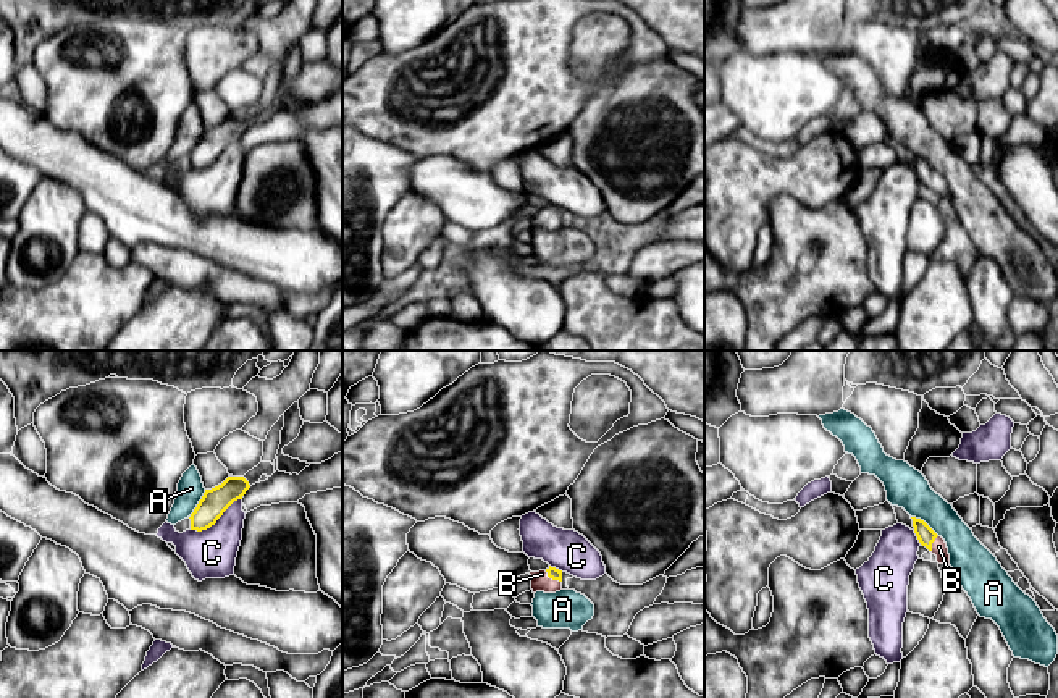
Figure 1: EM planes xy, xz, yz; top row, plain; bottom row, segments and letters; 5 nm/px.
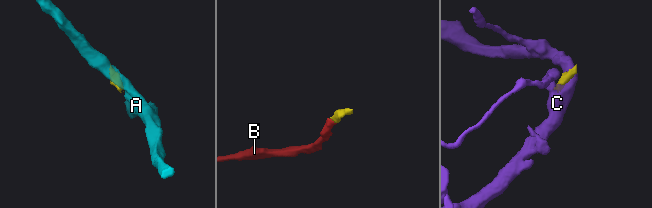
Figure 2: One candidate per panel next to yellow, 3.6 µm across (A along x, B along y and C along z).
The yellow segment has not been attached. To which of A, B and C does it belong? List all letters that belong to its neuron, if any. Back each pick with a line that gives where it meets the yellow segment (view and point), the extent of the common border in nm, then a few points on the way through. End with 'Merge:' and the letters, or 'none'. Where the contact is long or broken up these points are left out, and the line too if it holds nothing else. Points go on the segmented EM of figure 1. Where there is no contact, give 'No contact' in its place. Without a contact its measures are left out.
B: Touches yellow at xz (553, 579). Shared border 110 nm. Path across: xz (553, 572), (553, 579), (540, 582)
Merge: B

